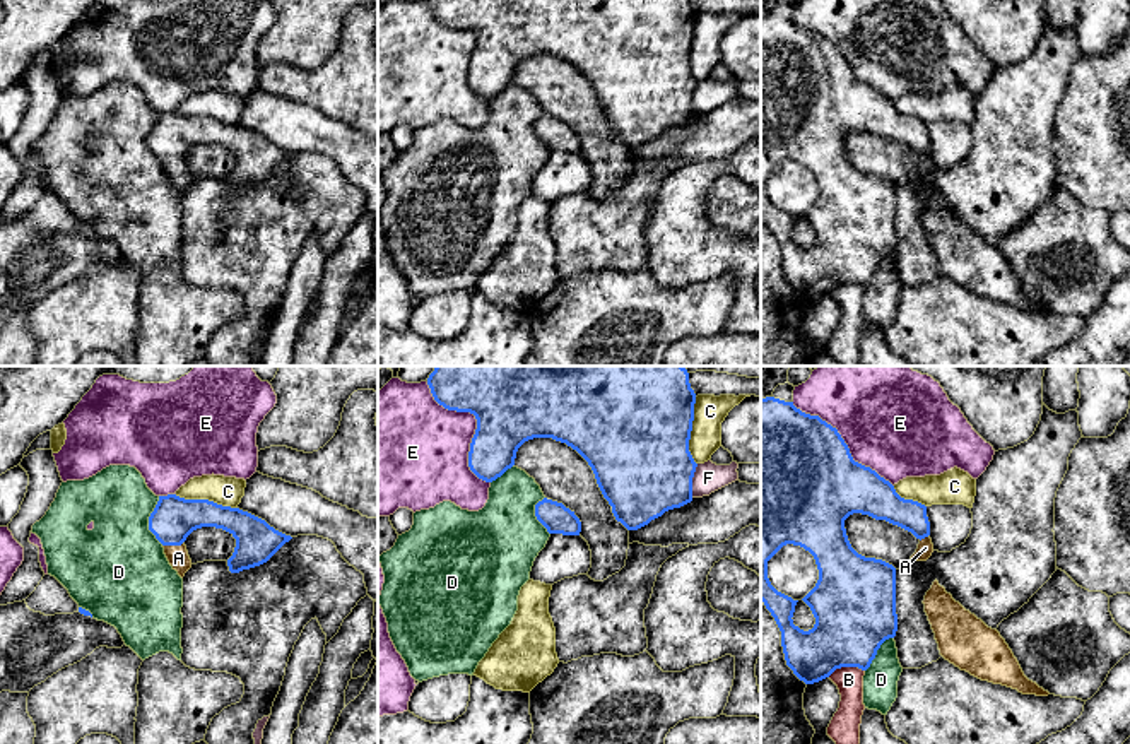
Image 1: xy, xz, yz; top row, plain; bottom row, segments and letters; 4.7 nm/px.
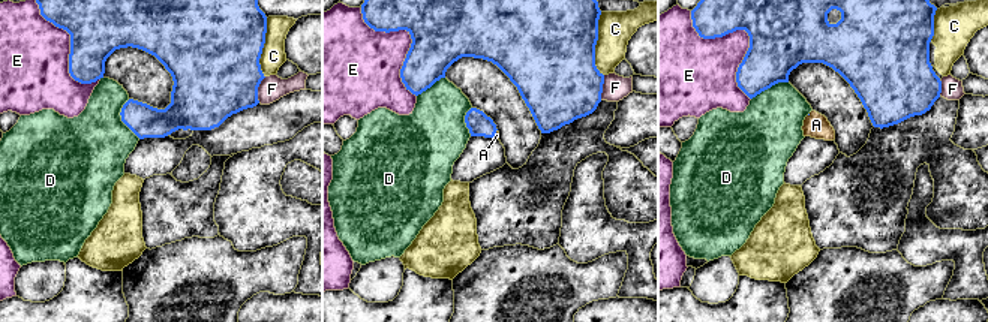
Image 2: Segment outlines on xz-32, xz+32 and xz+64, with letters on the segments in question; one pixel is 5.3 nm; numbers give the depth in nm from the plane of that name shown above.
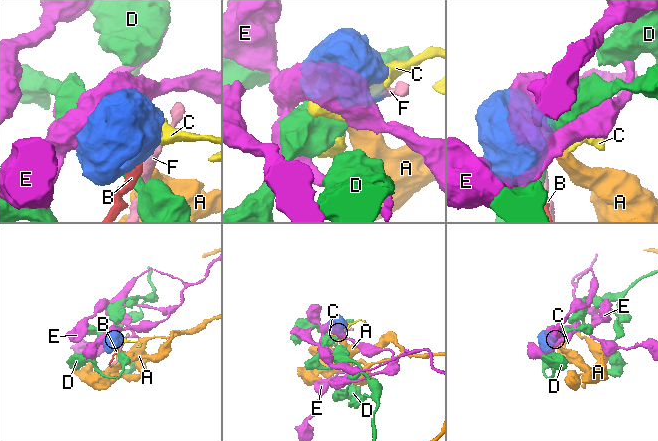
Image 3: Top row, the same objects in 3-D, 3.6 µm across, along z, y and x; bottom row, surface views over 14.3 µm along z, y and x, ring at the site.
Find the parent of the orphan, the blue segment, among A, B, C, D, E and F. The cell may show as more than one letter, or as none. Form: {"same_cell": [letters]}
{"same_cell": ["A"]}

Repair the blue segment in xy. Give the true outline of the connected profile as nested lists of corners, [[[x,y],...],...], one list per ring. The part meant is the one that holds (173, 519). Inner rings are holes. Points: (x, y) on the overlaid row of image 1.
[[[176,494],[159,496],[149,517],[149,530],[162,544],[169,564],[181,578],[191,568],[185,540],[202,527],[222,528],[236,539],[234,552],[227,559],[231,573],[267,563],[292,539],[239,508],[222,506],[209,499],[185,499]]]

